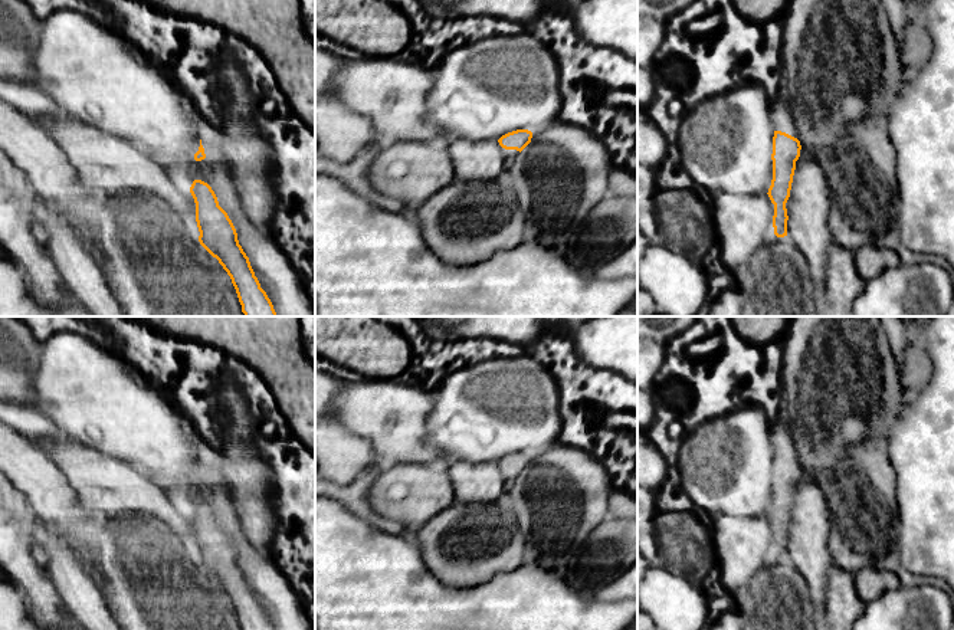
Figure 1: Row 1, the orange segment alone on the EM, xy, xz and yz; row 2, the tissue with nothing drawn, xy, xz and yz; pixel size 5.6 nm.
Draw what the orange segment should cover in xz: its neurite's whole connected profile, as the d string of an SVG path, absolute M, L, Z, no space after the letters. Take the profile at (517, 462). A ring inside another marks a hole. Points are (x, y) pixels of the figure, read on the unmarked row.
M517 452L502 457L498 465L505 480L511 485L531 465L532 455L528 452Z

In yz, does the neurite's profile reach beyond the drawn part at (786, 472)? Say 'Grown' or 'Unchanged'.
Grown

